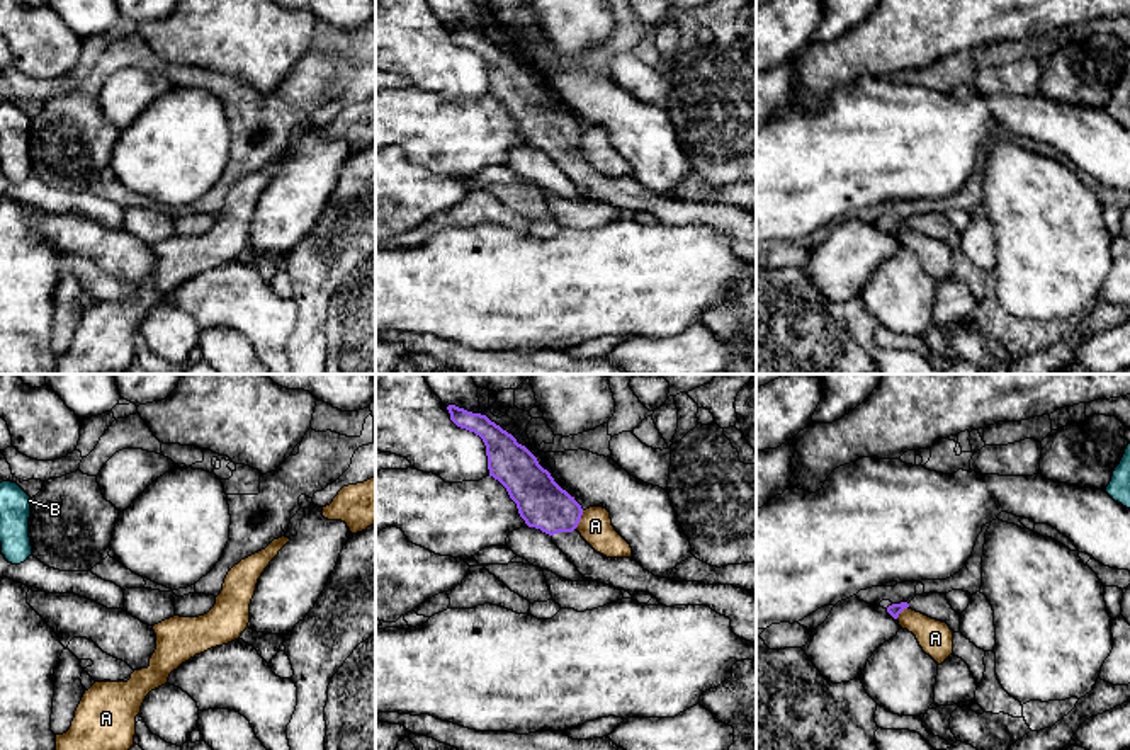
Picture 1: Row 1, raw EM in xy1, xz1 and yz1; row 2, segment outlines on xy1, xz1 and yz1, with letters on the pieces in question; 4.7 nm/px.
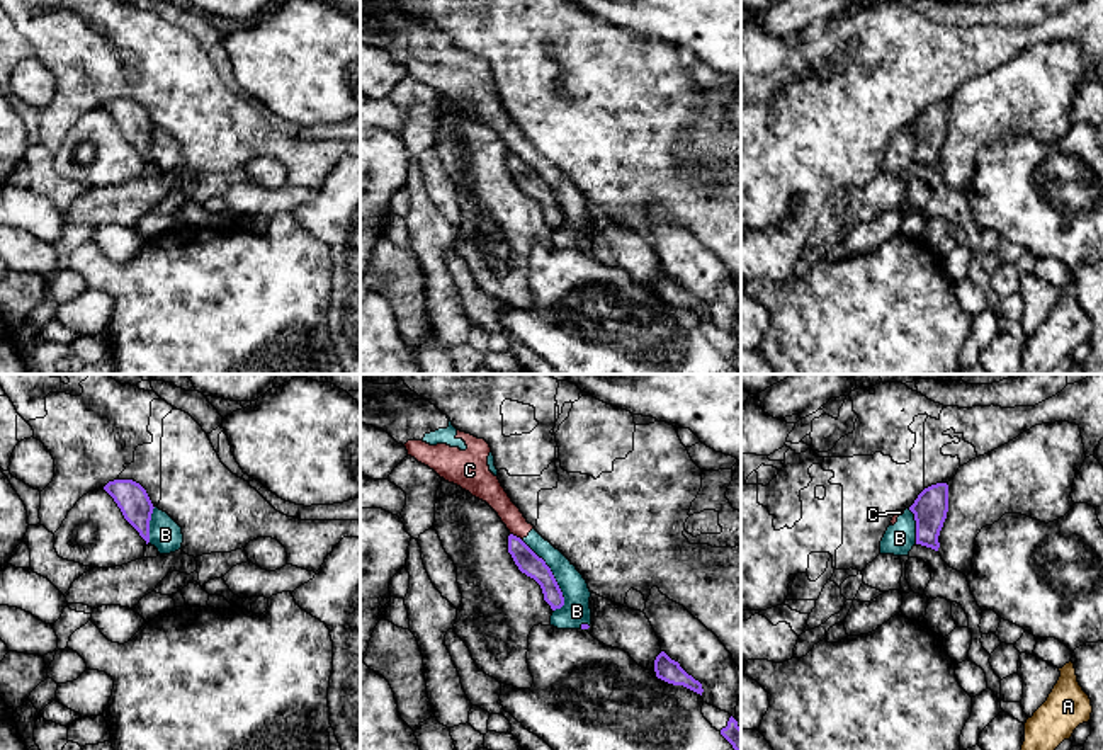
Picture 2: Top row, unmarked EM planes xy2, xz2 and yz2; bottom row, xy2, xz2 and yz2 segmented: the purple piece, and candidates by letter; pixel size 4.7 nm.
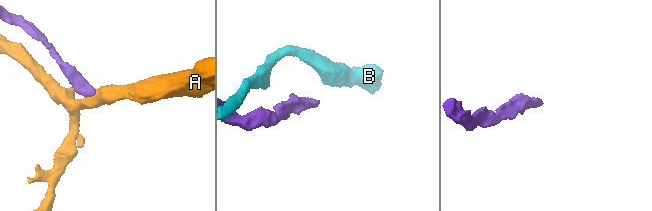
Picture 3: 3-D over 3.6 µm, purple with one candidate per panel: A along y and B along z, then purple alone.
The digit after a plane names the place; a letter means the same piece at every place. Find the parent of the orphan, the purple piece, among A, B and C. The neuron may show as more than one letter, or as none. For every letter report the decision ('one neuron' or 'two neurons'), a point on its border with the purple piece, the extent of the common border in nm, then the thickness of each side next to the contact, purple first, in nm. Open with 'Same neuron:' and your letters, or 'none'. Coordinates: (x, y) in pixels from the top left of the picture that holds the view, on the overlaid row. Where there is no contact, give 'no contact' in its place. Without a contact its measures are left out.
Same neuron: none
A: two neurons; contact xz1 (578, 521); length 110 nm; calibres 240 and 160 nm
B: two neurons; contact xz2 (551, 573); length 380 nm; calibres 110 and 130 nm
C: two neurons; contact xz2 (515, 536); length 70 nm; calibres 110 and 120 nm

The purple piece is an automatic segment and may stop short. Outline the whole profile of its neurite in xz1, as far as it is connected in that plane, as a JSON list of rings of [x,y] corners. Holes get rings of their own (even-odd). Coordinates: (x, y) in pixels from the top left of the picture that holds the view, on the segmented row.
[[[449,405],[447,410],[457,427],[483,439],[489,476],[506,488],[525,524],[549,534],[585,578],[630,595],[647,592],[666,607],[707,605],[731,619],[736,636],[756,643],[754,594],[732,585],[659,578],[646,571],[632,556],[607,558],[596,553],[576,531],[583,515],[581,505],[554,481],[525,446],[486,415],[455,405]]]

